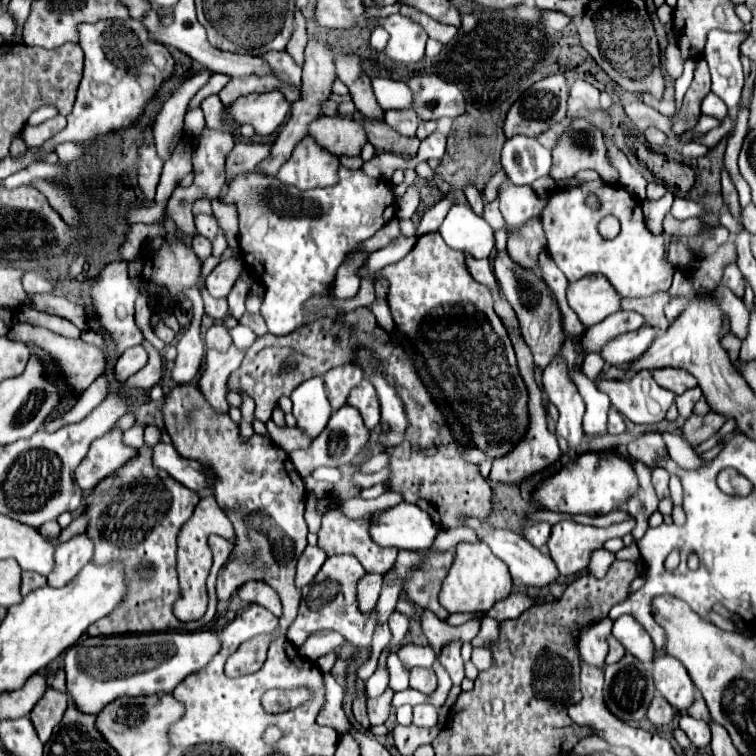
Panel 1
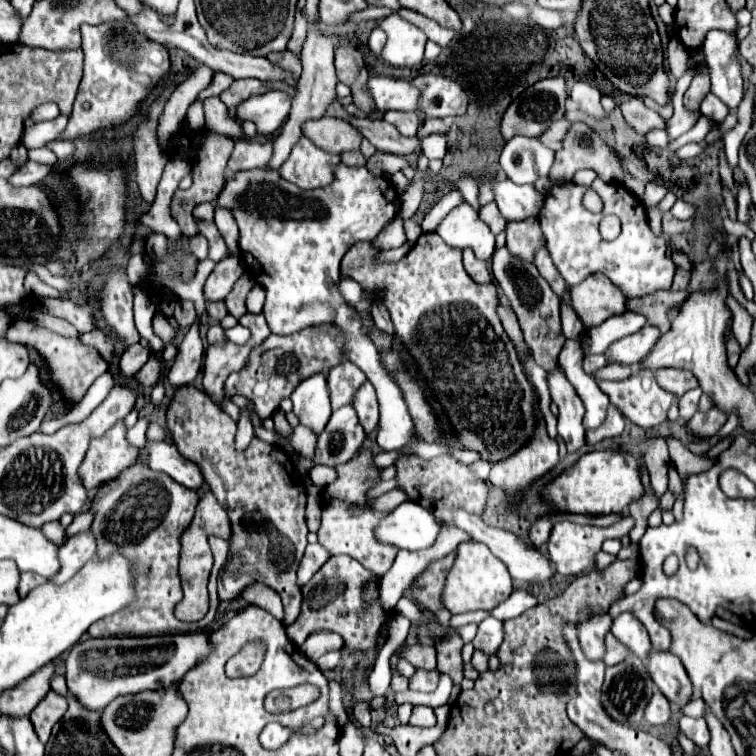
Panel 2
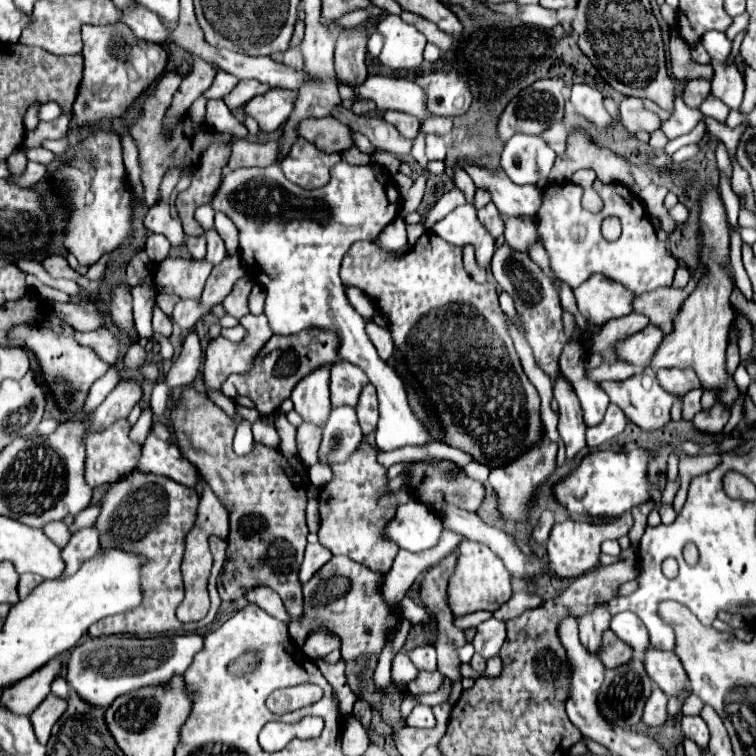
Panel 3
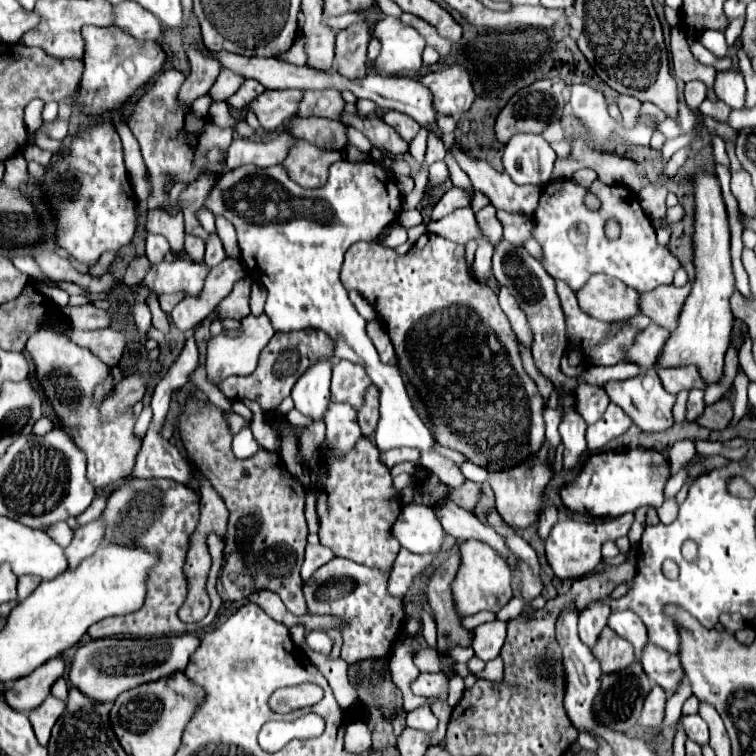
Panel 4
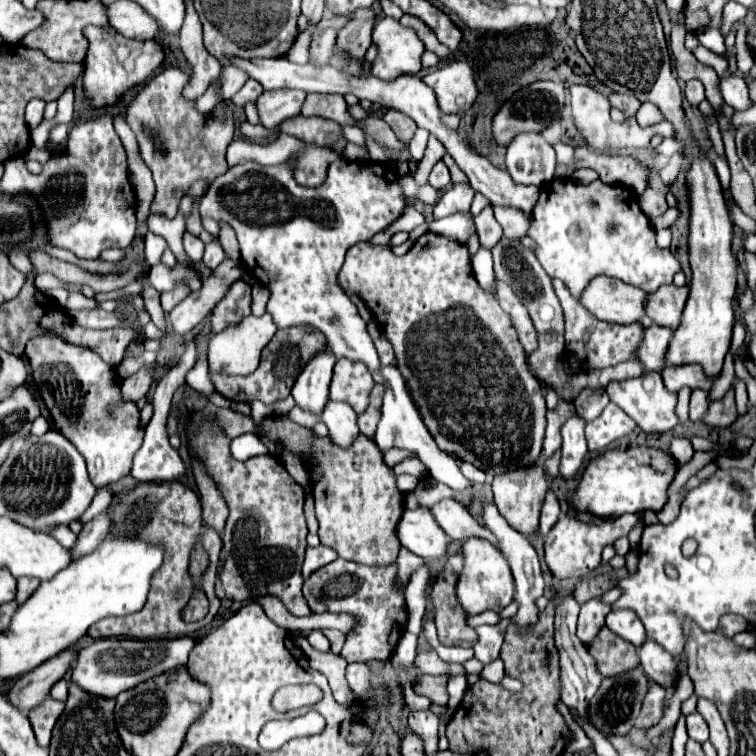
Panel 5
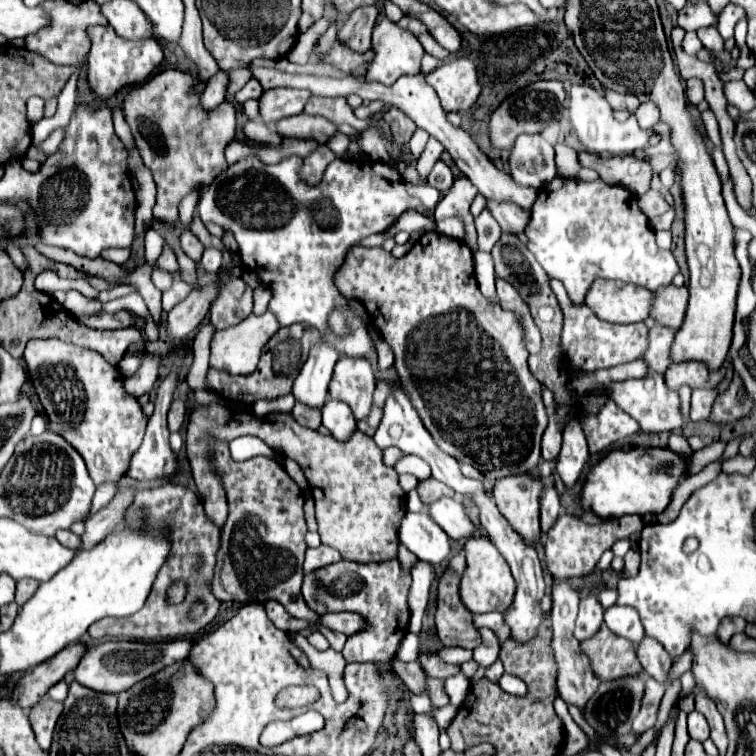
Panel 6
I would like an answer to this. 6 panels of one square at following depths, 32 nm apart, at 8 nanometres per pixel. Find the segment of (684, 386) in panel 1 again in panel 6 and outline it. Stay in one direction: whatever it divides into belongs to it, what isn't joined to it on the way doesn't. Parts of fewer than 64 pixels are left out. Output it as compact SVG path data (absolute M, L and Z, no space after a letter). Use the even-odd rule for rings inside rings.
M682 362L670 364L668 372L664 372L664 380L672 390L678 390L684 384L690 388L714 388L724 378L724 372L724 366L718 372L710 372L702 362Z

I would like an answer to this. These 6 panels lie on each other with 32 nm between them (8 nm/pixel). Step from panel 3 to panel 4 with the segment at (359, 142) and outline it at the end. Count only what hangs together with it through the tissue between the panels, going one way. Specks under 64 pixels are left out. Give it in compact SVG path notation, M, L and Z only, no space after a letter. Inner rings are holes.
M347 127L348 143L355 145L359 150L369 153L371 150L370 141L362 132L352 127Z

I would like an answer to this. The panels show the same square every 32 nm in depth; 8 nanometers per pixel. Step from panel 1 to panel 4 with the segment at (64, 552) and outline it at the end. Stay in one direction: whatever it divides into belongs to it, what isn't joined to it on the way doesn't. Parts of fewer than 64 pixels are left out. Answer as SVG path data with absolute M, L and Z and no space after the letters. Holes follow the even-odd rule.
M94 520L88 526L82 526L74 532L72 544L68 548L64 548L66 556L68 556L68 570L76 568L80 564L80 560L92 556L96 552L96 548L100 546L104 538L104 526L102 520Z

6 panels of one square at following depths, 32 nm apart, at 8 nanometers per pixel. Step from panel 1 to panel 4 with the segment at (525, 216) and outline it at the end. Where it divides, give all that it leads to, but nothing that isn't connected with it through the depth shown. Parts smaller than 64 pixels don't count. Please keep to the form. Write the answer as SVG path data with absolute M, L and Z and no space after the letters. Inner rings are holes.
M456 144L450 146L460 168L470 176L476 190L484 192L498 210L532 216L540 200L540 186L518 186L506 172L494 170L486 160L464 154Z

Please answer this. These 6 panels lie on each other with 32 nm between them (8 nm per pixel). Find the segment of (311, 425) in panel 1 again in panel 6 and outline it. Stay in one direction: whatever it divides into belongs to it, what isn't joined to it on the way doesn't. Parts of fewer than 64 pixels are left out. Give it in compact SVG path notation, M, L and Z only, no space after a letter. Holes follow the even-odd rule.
M322 338L320 346L312 348L306 364L302 366L298 378L294 380L292 394L296 402L308 408L322 408L328 398L328 384L332 378L332 368L338 362L340 354L332 344Z

